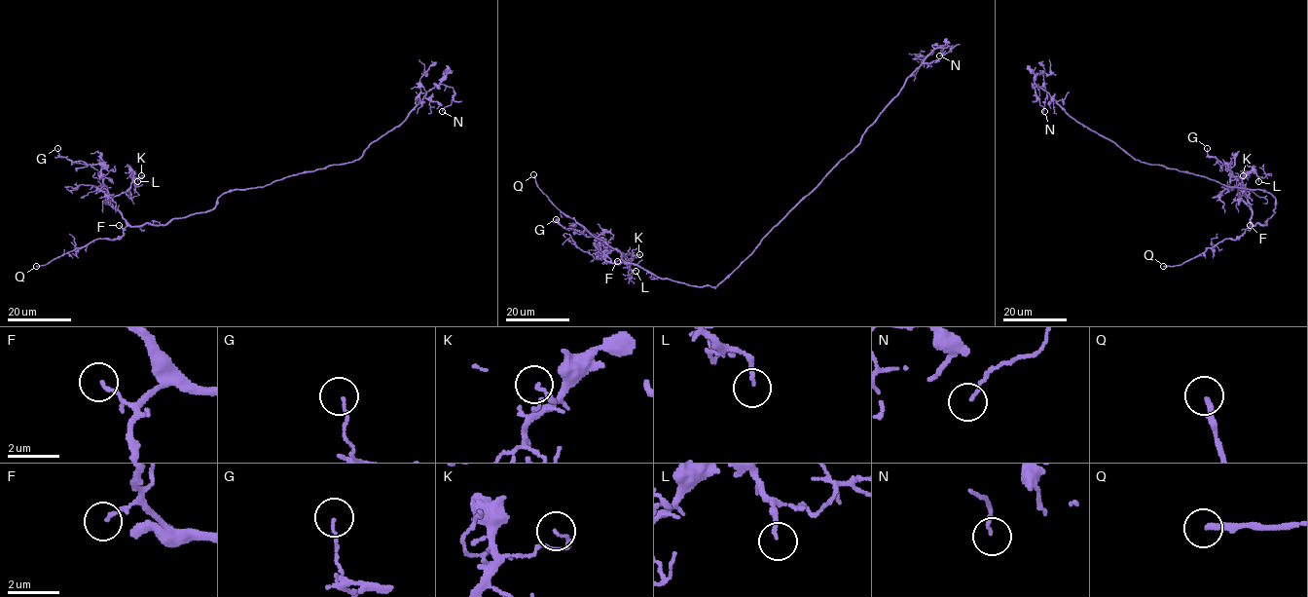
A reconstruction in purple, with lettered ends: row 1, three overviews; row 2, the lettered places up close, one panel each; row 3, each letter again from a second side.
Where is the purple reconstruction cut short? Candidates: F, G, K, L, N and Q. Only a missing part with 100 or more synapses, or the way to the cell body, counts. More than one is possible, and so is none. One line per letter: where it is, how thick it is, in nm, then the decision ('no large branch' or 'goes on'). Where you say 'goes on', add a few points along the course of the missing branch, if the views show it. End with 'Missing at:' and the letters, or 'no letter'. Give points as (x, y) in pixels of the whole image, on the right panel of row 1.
F: at (1250, 225); 130 nm thick; no large branch
G: at (1207, 148); 90 nm thick; no large branch
K: at (1243, 175); 120 nm thick; no large branch
L: at (1258, 181); 130 nm thick; no large branch
N: at (1044, 111); 100 nm thick; no large branch
Q: at (1163, 266); 220 nm thick; goes on; missing branch runs (1163, 266), (1144, 265), (1141, 259), (1129, 276), (1136, 280), (1146, 277), (1157, 277), (1163, 280)
Missing at: Q

